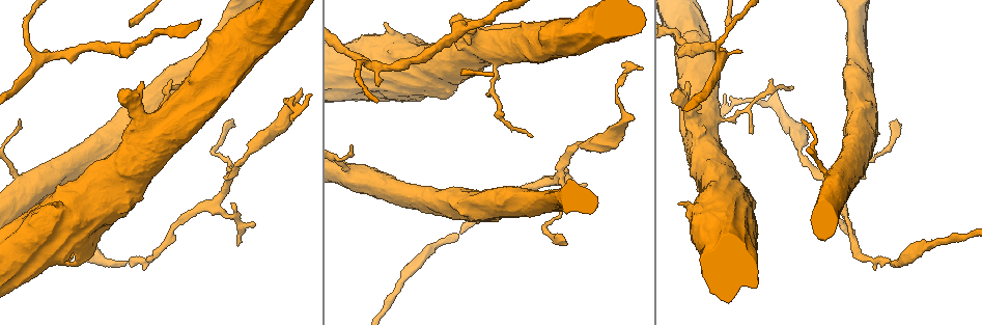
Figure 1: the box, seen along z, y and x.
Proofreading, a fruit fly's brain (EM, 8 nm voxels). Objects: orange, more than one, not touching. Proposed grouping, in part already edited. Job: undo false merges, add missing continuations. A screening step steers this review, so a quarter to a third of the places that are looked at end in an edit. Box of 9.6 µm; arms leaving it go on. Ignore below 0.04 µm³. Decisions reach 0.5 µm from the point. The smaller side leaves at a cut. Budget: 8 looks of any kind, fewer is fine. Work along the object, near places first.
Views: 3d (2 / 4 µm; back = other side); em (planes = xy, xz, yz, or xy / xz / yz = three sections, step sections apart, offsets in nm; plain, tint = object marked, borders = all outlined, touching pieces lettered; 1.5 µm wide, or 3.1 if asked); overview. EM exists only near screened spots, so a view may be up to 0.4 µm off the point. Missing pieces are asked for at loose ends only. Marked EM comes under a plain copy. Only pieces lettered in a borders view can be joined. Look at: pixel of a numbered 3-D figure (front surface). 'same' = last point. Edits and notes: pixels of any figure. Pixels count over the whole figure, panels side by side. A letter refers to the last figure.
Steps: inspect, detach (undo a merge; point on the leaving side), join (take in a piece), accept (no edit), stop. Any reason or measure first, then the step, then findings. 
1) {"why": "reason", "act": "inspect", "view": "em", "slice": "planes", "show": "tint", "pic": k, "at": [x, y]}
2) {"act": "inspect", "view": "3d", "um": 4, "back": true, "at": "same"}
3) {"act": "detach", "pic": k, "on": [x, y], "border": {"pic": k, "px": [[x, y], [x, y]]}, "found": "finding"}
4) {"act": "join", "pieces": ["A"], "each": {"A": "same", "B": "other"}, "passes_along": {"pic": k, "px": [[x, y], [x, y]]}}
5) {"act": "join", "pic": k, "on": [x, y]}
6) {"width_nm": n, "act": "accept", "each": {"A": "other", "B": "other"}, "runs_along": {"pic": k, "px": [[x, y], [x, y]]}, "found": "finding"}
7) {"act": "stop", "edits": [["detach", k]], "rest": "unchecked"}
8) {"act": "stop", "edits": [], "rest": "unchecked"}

{"why": "free end", "act": "inspect", "view": "3d", "um": 4, "back": true, "pic": 1, "at": [46, 49]}

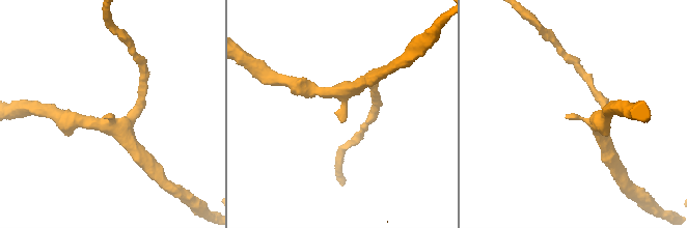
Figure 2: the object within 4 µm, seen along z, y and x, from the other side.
{"act": "inspect", "view": "em", "slice": "planes", "show": "borders", "pic": 2, "at": [108, 116]}

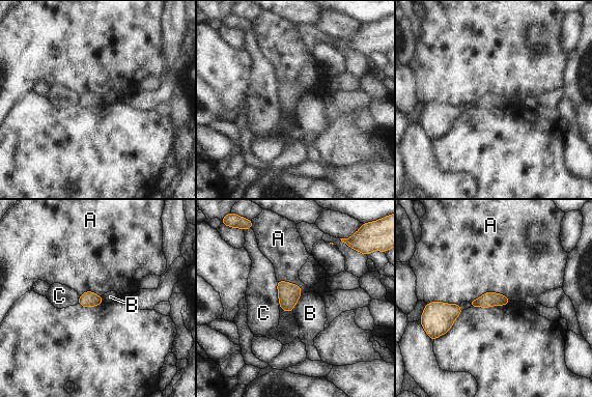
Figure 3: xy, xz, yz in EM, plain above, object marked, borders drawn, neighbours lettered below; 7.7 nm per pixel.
{"longest_contact_nm": ["A", 340], "act": "accept", "each": {"A": "other", "B": "other", "C": "other"}, "found": "none of them fits"}

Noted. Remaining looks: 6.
{"why": "stops while still wide", "act": "inspect", "view": "em", "slice": "yz", "step": 4, "show": "tint", "pic": 1, "at": [677, 92]}

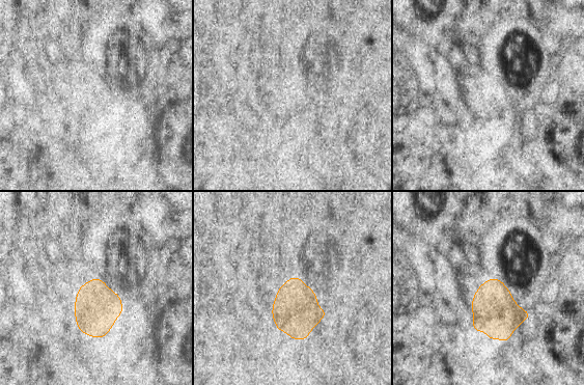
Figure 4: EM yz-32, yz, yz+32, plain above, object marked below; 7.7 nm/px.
{"act": "inspect", "view": "em", "slice": "planes", "show": "borders", "at": "same"}

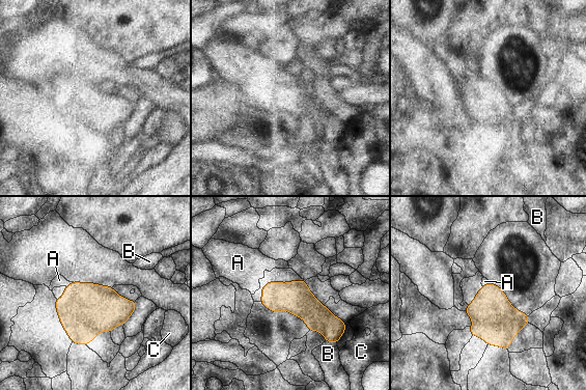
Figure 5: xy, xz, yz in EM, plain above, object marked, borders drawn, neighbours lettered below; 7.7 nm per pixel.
{"act": "join", "pieces": ["A"], "each": {"A": "same", "B": "other", "C": "other"}, "passes_along": {"pic": 5, "px": [[85, 310], [68, 285], [59, 280]]}, "found": "the neuron continues"}

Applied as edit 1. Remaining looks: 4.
{"why": "free end", "act": "inspect", "view": "3d", "um": 2, "back": true, "pic": 1, "at": [753, 131]}

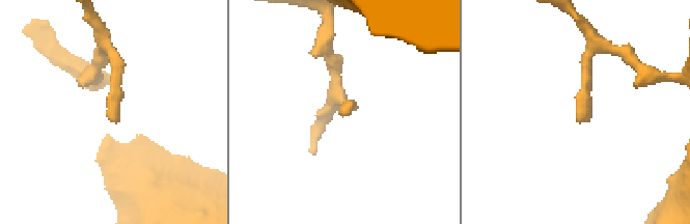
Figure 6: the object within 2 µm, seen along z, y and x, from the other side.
{"why": "shape alone is not enough", "act": "inspect", "view": "em", "slice": "planes", "show": "borders", "pic": 6, "at": [341, 109]}

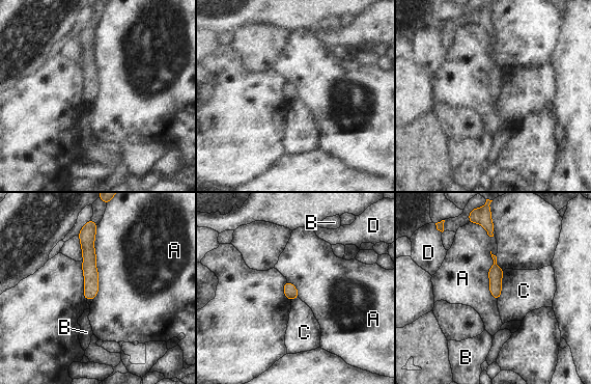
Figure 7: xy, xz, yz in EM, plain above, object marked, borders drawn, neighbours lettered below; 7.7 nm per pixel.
{"longest_contact_nm": ["A", 600], "act": "accept", "each": {"A": "other", "B": "other", "C": "other", "D": "other"}, "runs_along": {"pic": 7, "px": [[89, 223], [89, 294], [87, 297]]}, "found": "no lettered piece goes on from it"}

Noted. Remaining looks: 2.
{"act": "stop", "edits": [["join", 5]], "rest": "unchecked"}

